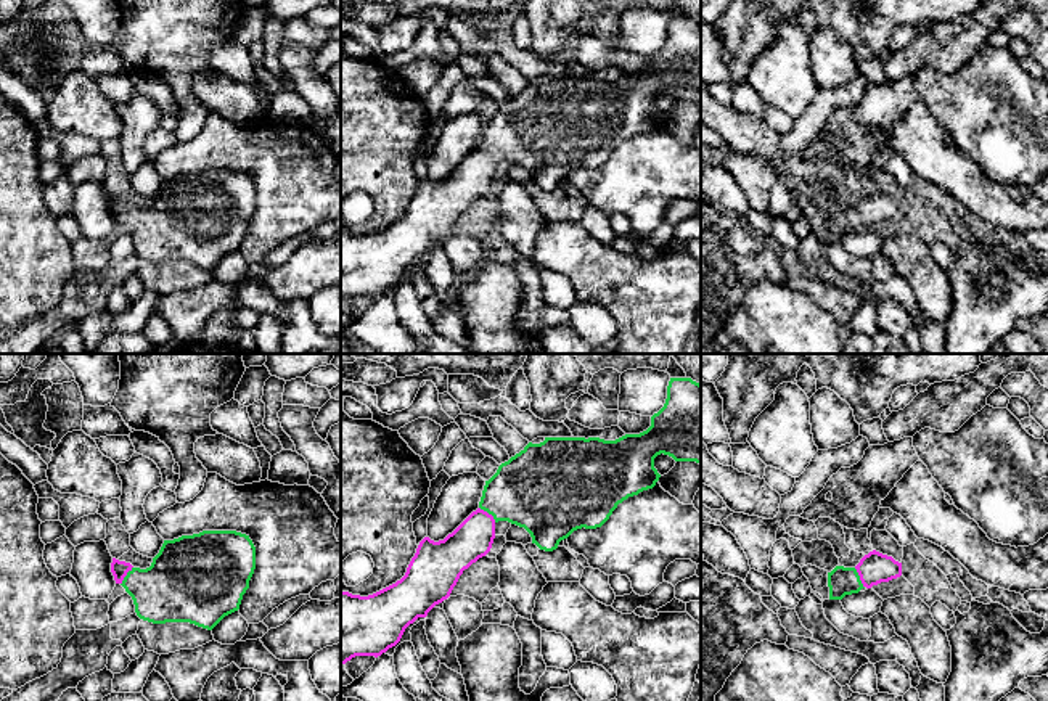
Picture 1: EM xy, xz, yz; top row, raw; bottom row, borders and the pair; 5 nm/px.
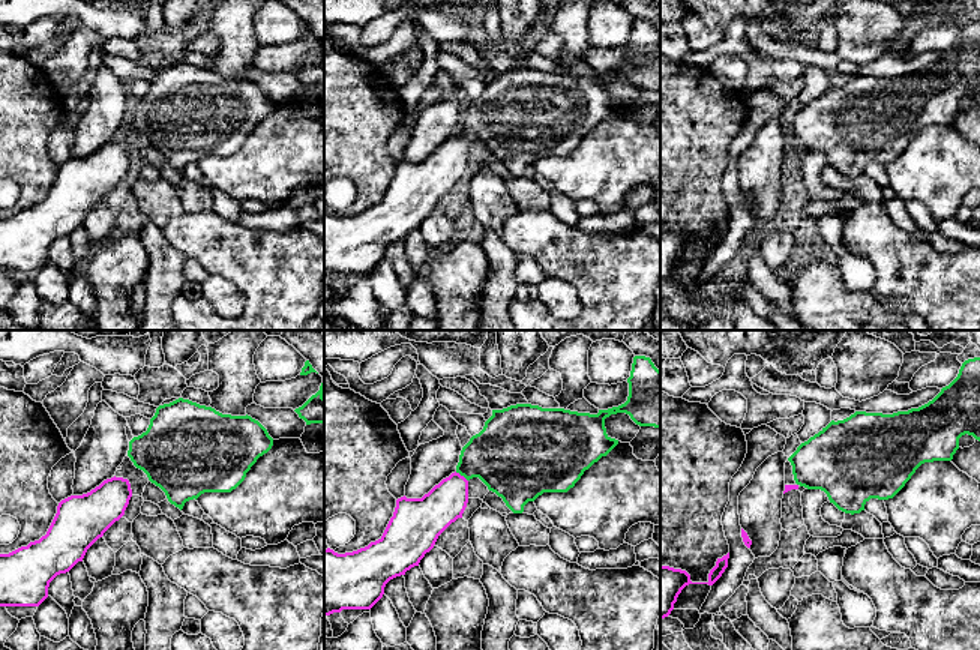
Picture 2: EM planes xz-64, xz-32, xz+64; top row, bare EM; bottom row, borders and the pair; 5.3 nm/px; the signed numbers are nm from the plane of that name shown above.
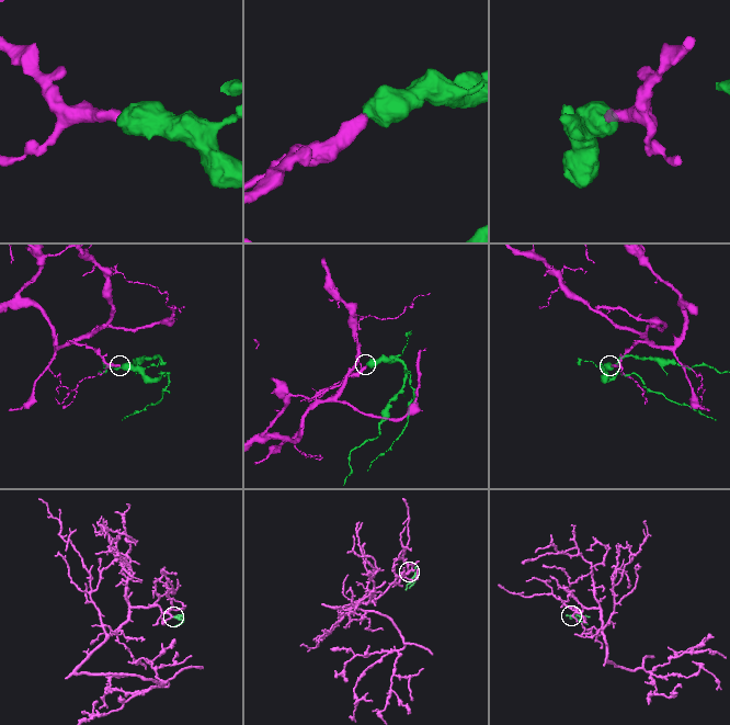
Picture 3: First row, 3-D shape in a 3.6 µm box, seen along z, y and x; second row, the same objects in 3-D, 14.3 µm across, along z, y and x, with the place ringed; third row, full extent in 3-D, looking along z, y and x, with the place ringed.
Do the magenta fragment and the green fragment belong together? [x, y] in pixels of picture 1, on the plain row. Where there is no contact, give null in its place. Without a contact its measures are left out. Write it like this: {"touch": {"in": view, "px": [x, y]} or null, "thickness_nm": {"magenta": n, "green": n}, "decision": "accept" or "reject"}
{"touch": {"in": "xz", "px": [487, 153]}, "thickness_nm": {"magenta": 200, "green": 380}, "decision": "accept"}

